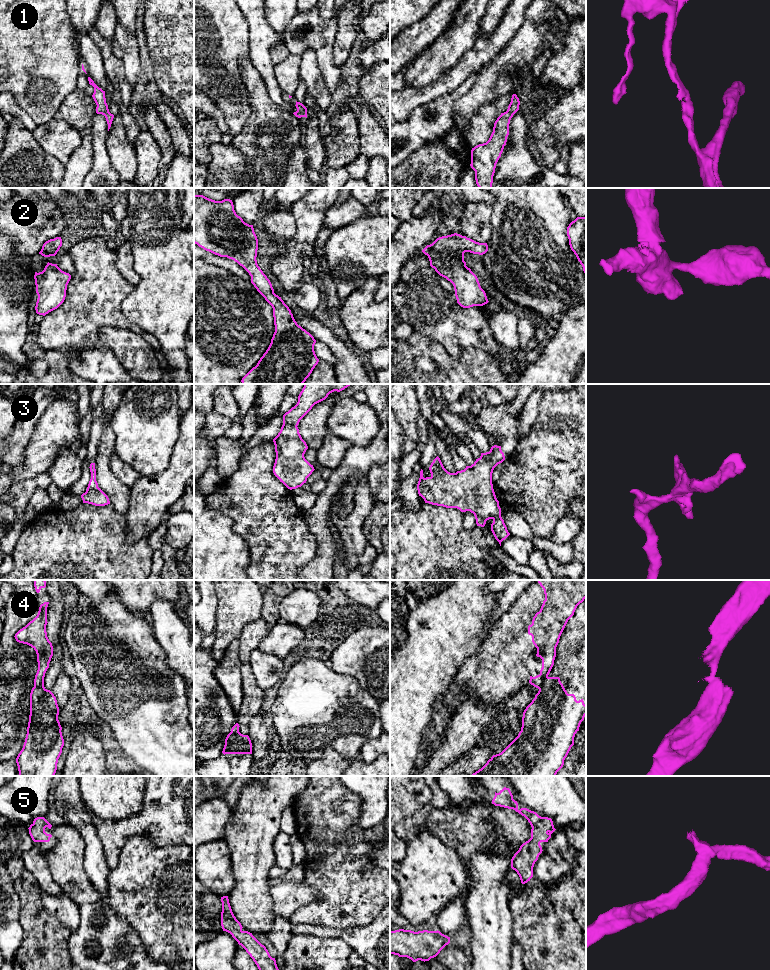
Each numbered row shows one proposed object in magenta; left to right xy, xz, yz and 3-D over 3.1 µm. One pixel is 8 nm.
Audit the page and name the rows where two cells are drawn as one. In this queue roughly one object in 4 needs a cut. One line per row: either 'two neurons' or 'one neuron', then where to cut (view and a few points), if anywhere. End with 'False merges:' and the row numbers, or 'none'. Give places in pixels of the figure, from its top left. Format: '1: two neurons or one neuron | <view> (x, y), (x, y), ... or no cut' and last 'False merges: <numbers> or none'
1: one neuron | no cut
2: one neuron | no cut
3: one neuron | no cut
4: two neurons | yz (547, 676), (539, 689)
5: one neuron | no cut
False merges: 4

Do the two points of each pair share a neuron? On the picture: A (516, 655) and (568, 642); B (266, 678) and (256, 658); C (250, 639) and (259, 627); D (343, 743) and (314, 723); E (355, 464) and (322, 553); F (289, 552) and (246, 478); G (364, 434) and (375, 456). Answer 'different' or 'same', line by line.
A: different
B: same
C: same
D: same
E: same
F: same
G: different

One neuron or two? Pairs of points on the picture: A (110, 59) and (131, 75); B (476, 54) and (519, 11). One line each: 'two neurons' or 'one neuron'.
A: two neurons
B: one neuron

